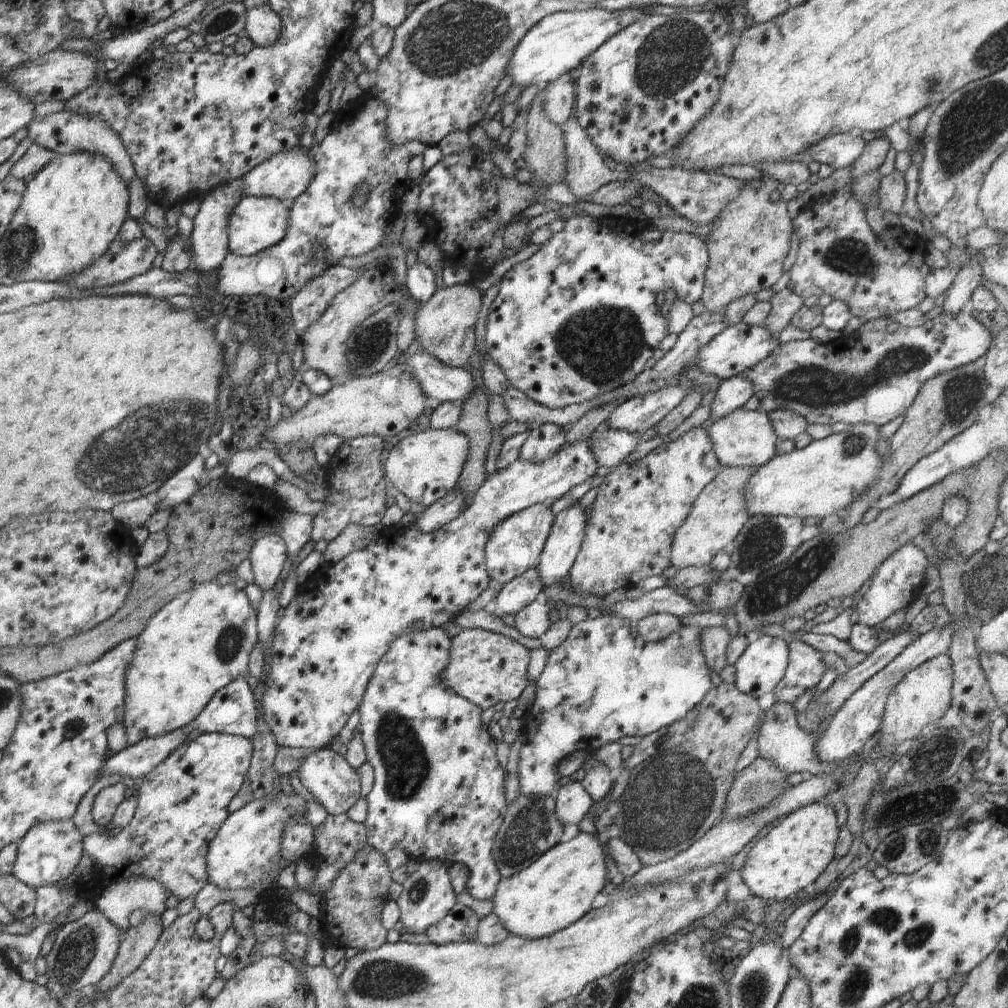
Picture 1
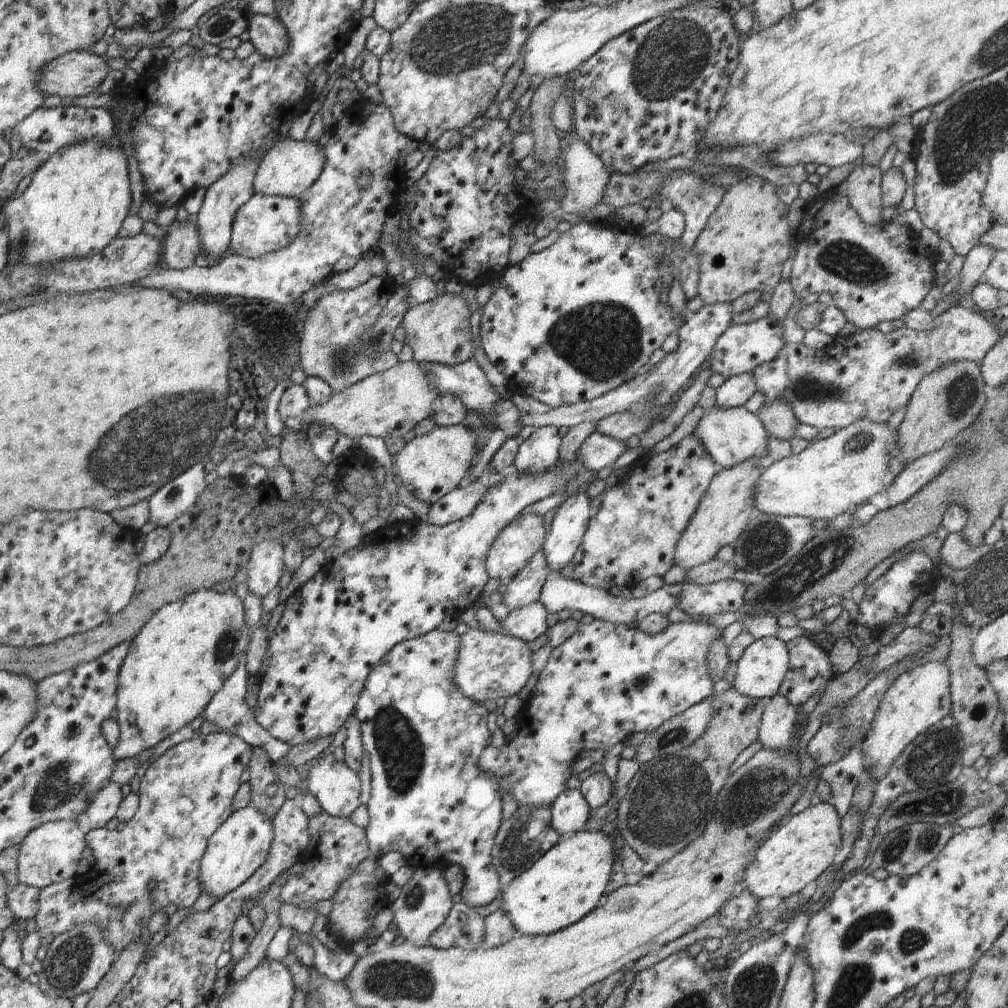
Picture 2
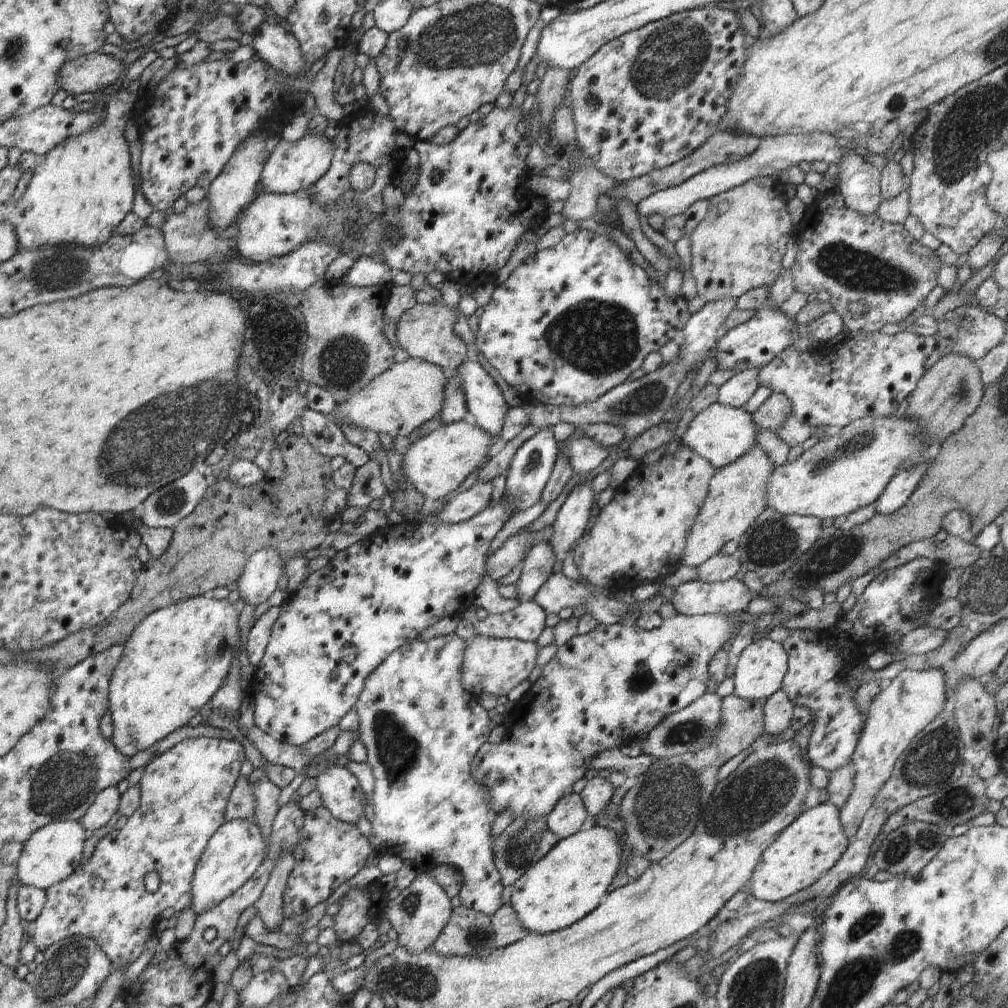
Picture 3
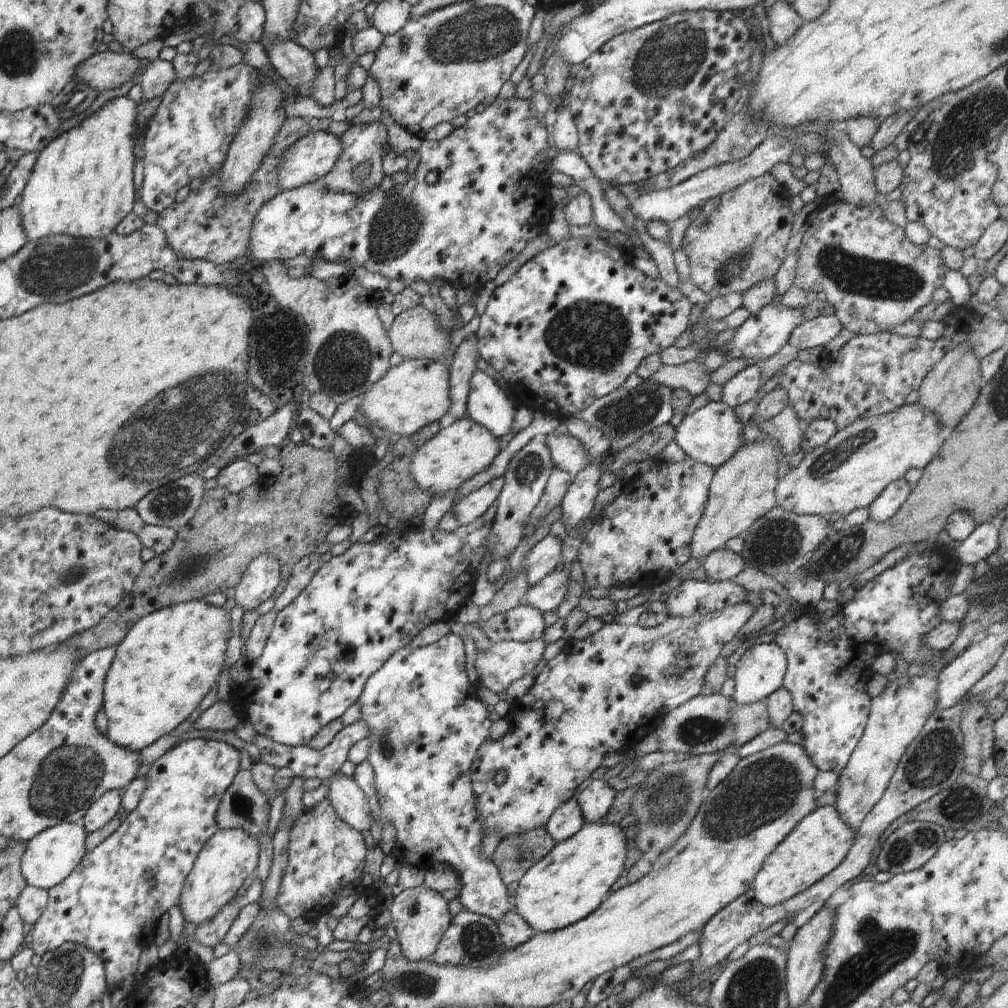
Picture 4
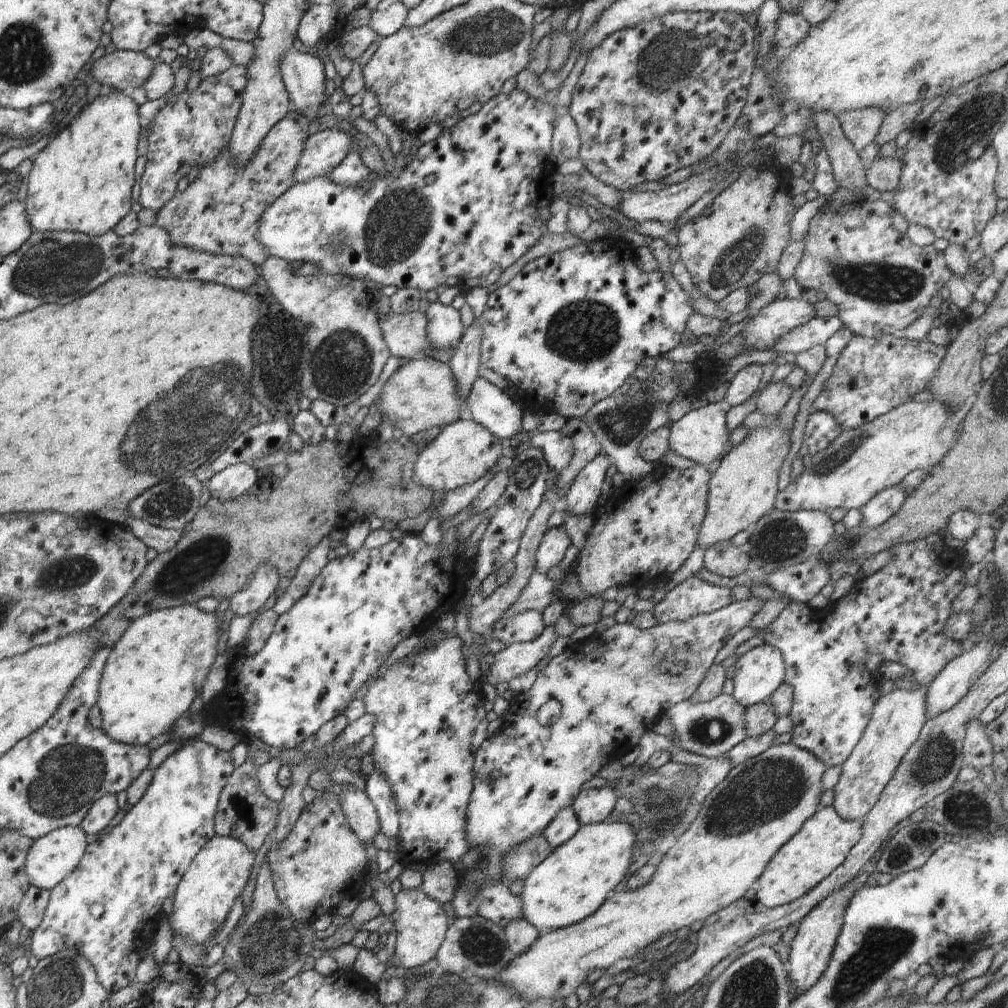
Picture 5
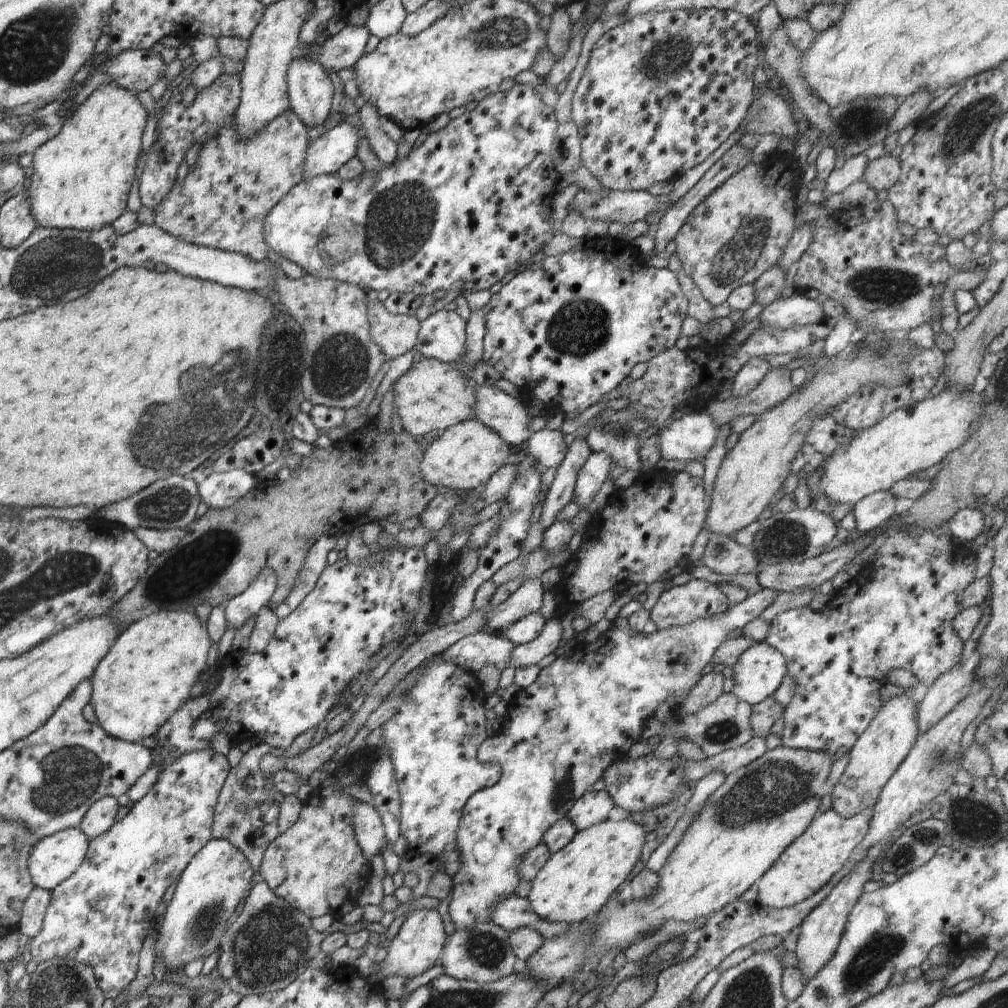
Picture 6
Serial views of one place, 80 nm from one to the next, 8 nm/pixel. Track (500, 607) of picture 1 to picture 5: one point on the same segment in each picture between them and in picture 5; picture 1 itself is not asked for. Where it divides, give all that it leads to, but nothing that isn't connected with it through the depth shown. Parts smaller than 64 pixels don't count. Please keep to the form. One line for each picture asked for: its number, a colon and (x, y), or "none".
2: (526, 587)
3: (537, 566)
4: (546, 554)
5: (555, 542)

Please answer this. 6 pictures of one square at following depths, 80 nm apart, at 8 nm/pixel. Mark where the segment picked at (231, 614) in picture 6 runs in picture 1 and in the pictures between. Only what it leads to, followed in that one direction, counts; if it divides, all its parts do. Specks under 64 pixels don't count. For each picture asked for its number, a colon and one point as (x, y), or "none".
1: (267, 556)
2: (266, 565)
3: (259, 580)
4: (262, 576)
5: (264, 583)

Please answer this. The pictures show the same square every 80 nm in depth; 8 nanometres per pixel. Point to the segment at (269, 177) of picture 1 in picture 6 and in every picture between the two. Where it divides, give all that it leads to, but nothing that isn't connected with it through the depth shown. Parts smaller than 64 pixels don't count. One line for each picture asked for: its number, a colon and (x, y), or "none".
2: (288, 168)
3: (293, 165)
4: (312, 157)
5: (323, 151)
6: (326, 155)

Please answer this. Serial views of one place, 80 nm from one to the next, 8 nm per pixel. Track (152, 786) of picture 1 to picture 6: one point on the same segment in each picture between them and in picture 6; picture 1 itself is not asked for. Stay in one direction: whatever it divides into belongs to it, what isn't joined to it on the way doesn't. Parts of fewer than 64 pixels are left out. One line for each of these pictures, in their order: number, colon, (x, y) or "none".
2: (186, 794)
3: (184, 791)
4: (107, 904)
5: (108, 909)
6: (100, 916)

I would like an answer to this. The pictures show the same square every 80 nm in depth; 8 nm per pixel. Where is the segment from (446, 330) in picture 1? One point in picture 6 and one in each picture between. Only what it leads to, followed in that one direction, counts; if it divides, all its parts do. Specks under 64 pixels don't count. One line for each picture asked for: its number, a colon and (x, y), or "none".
2: (438, 330)
3: (426, 331)
4: (415, 333)
5: (404, 335)
6: (395, 334)

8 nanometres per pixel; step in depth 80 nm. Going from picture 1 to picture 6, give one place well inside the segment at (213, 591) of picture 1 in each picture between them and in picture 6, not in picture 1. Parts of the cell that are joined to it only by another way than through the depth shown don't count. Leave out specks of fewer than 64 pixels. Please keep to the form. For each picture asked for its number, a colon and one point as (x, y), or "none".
2: (185, 651)
3: (176, 658)
4: (165, 665)
5: (152, 674)
6: (148, 673)

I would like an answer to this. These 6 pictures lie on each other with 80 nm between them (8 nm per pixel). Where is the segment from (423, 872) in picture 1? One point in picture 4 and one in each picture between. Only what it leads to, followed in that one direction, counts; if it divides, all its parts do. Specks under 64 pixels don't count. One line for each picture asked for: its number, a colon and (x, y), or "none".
2: (424, 903)
3: (419, 914)
4: (420, 916)

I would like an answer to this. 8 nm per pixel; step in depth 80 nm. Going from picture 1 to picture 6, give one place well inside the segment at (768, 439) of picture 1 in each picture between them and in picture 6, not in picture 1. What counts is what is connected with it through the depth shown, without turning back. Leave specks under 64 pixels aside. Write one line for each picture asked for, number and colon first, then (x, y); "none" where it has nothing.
2: (730, 436)
3: (720, 433)
4: (711, 435)
5: (701, 435)
6: (691, 436)

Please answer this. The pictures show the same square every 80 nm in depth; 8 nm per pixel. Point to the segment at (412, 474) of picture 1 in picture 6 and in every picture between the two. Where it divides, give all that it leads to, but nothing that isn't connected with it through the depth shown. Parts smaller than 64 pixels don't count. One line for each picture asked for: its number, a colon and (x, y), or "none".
2: (432, 465)
3: (438, 463)
4: (455, 454)
5: (463, 452)
6: (465, 456)

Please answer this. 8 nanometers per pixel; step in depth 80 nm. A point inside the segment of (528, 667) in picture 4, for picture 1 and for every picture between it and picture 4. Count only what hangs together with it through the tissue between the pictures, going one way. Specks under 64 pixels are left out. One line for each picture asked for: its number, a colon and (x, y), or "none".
1: (484, 667)
2: (489, 666)
3: (495, 666)

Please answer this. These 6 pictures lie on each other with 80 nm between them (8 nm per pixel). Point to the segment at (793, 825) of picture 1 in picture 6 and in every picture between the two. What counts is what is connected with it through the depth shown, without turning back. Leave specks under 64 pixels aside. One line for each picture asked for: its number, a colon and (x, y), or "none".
2: (796, 853)
3: (813, 843)
4: (821, 840)
5: (821, 845)
6: (806, 865)

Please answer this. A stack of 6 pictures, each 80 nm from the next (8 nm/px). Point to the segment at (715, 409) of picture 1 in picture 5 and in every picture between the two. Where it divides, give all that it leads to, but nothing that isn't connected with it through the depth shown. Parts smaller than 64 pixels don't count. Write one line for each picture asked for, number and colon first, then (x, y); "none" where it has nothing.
2: (736, 390)
3: (735, 392)
4: (742, 387)
5: (746, 381)

